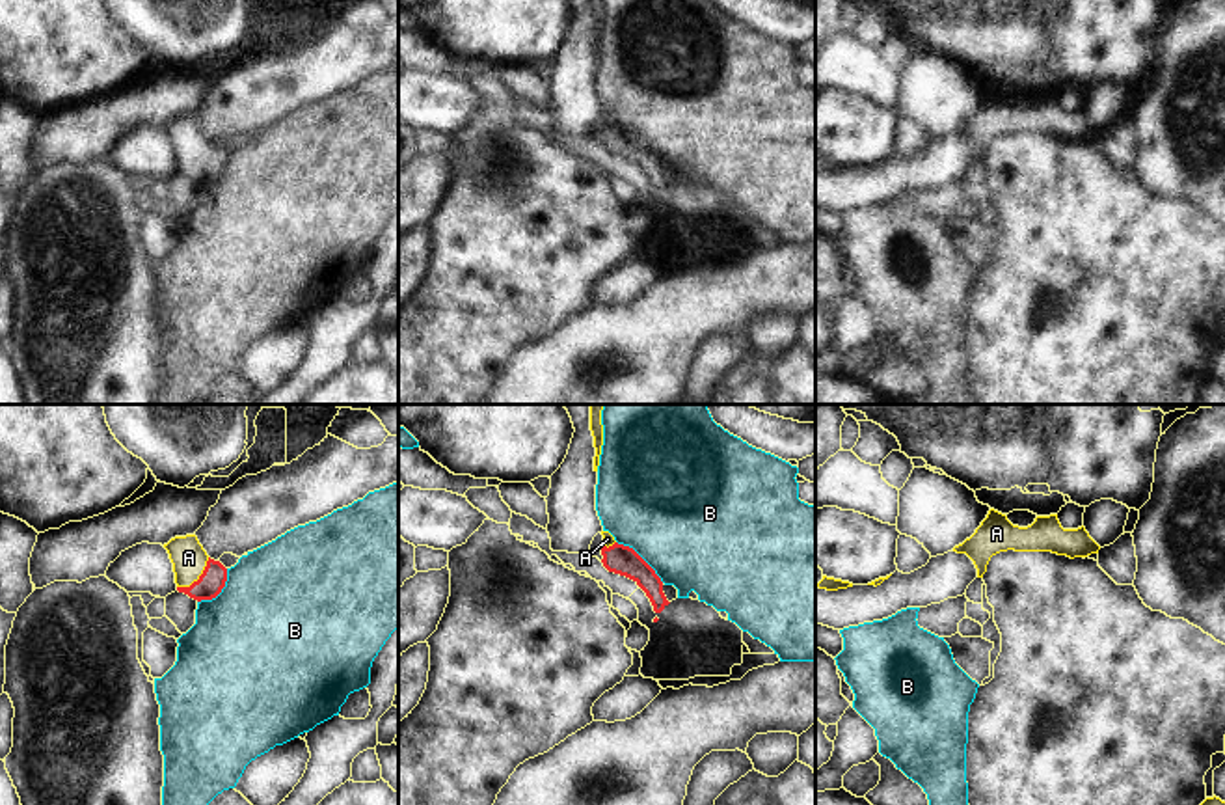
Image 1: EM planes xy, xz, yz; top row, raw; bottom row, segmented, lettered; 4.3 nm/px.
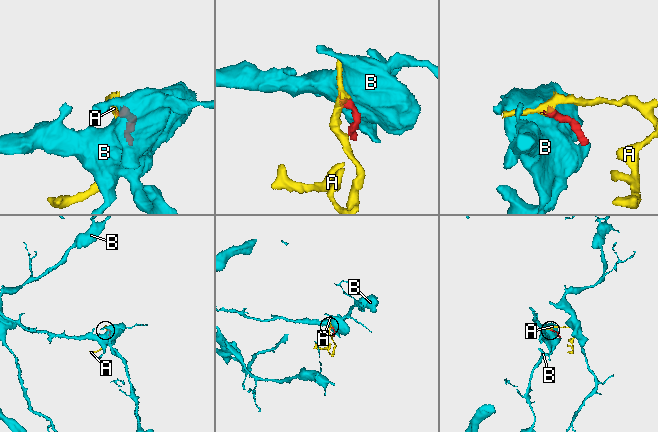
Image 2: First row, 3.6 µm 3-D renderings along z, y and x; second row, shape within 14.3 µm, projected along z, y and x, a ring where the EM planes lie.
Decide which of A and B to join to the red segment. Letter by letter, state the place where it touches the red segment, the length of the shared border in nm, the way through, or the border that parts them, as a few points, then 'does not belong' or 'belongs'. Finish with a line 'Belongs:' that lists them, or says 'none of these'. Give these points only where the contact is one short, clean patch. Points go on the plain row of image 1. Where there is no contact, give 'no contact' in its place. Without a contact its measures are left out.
A: meets red in xy at (200, 161); contact 190 nm long; runs through xy (213, 163), (200, 161), (188, 140); belongs
B: meets red in xz at (641, 140); contact 280 nm long; border along xz (617, 123), (630, 129), (663, 164); does not belong
Belongs: A

